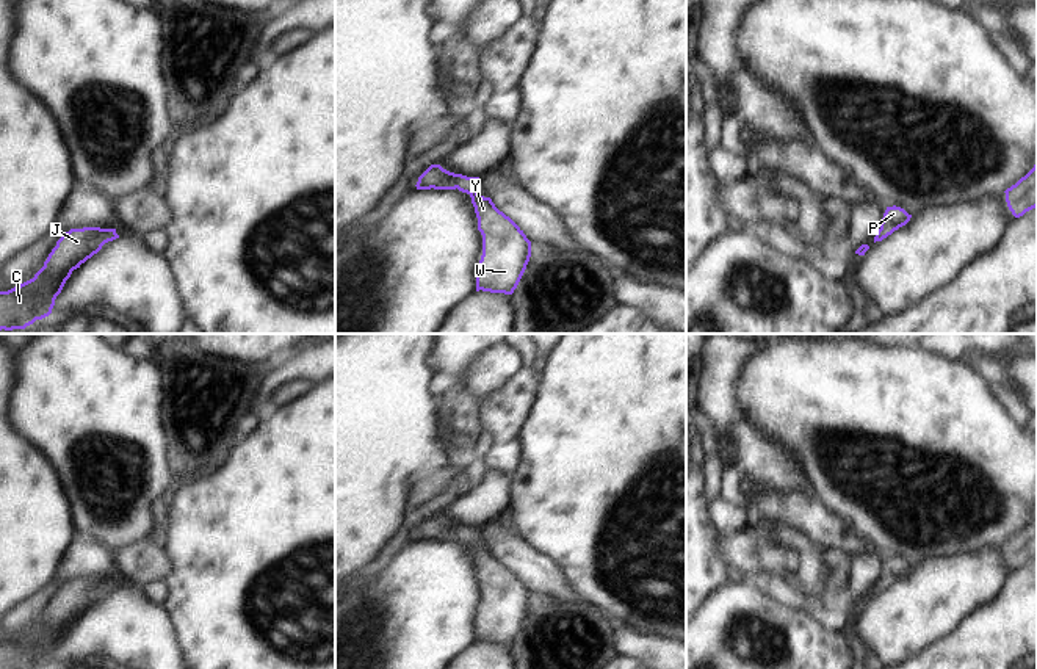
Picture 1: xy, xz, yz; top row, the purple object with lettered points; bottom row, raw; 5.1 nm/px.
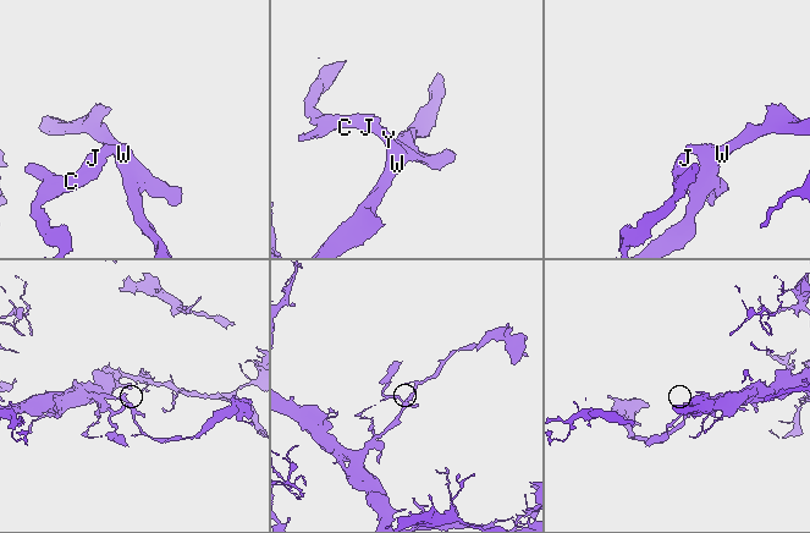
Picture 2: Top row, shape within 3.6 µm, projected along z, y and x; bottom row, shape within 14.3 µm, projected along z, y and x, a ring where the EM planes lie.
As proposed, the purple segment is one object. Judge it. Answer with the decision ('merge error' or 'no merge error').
no merge error

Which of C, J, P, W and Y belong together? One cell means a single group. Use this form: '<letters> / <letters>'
C J P W Y

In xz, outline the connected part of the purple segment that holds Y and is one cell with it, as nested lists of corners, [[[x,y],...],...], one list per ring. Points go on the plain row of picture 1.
[[[431,515],[417,533],[417,541],[459,541],[472,548],[482,586],[482,606],[476,619],[476,642],[512,645],[531,608],[531,592],[490,548],[478,545],[479,528],[467,528]]]

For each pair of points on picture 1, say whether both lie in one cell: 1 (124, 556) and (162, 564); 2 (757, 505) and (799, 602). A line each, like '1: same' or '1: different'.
1: same
2: different

